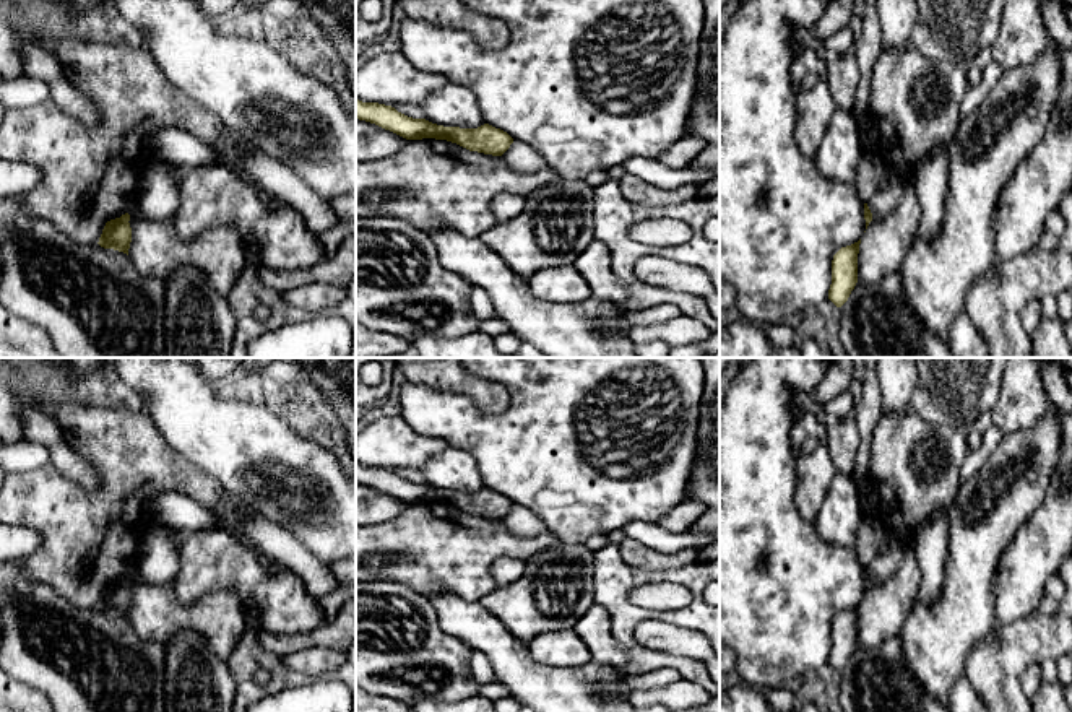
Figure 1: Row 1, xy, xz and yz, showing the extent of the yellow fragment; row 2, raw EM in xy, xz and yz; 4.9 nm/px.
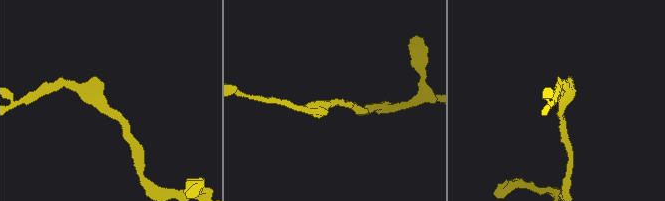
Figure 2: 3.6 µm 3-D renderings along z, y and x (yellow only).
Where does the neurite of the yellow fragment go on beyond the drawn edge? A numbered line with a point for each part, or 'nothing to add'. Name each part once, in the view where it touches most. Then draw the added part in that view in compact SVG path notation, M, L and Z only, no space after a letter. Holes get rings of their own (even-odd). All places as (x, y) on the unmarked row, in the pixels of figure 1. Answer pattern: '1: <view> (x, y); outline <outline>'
nothing to add

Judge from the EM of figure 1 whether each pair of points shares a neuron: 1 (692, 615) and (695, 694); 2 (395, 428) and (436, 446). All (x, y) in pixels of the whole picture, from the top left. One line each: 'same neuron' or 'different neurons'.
1: different neurons
2: same neuron

